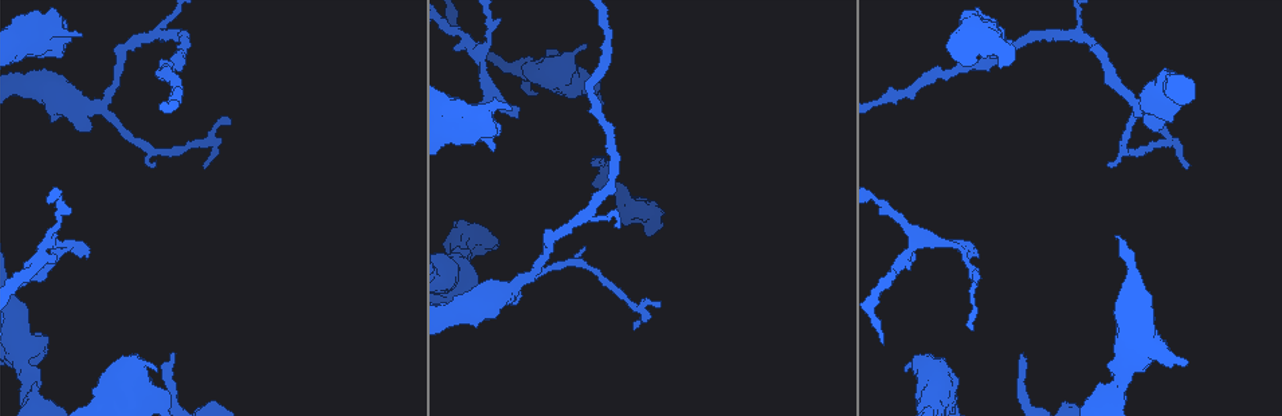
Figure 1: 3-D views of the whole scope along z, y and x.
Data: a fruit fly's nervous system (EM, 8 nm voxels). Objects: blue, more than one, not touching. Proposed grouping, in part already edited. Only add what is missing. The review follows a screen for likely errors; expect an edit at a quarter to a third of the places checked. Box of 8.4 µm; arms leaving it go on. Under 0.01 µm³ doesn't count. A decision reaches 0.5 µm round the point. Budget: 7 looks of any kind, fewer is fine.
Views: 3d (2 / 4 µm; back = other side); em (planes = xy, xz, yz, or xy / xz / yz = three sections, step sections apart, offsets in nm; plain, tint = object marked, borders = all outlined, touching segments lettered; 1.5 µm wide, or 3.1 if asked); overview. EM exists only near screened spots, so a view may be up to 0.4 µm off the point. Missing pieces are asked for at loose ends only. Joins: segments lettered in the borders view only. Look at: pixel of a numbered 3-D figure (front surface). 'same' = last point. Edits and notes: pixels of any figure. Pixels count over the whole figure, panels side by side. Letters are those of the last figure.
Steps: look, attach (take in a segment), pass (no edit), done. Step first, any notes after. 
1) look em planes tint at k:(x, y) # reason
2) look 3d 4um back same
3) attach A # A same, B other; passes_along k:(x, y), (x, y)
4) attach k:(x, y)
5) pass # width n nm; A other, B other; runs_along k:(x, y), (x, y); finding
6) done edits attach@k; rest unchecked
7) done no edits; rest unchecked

look em planes borders at 1:(604, 161) # free end

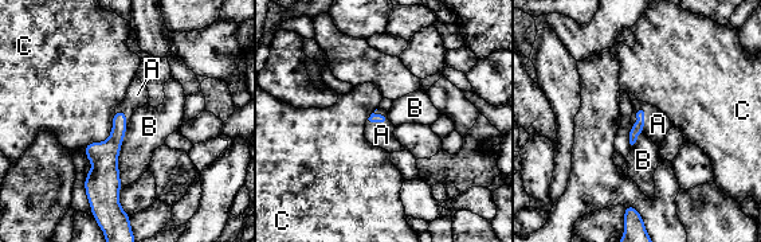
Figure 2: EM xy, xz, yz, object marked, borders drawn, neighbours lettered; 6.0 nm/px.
attach A # A same, B other, C other; passes_along 2:(638, 128), (643, 120), (658, 124); the cell continues

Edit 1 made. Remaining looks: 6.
look 3d 4um at 1:(976, 254) # free end

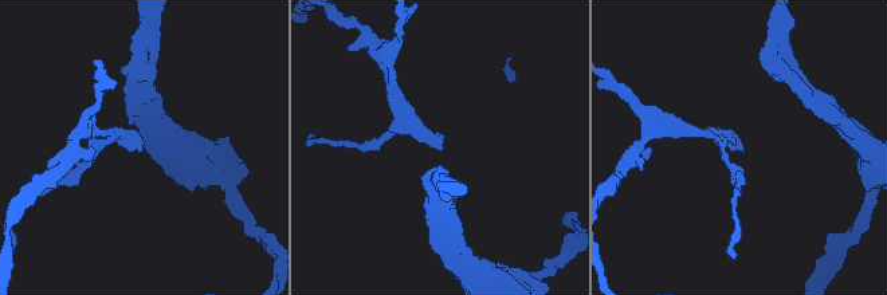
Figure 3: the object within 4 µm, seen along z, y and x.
look em planes borders at 3:(443, 149)

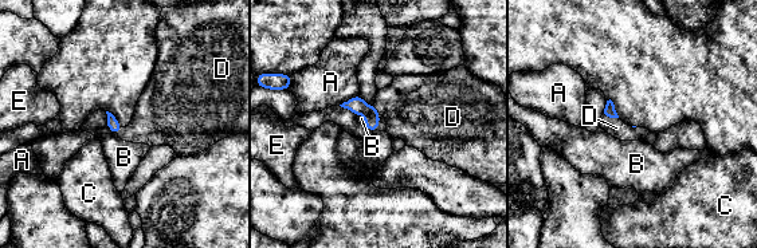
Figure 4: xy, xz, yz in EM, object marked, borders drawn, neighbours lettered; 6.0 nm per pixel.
attach D # A other, B other, C other, D same, E other; passes_along 4:(610, 110), (611, 117), (616, 128); the cell continues

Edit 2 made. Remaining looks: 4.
done edits attach@2, attach@4; rest unchecked

